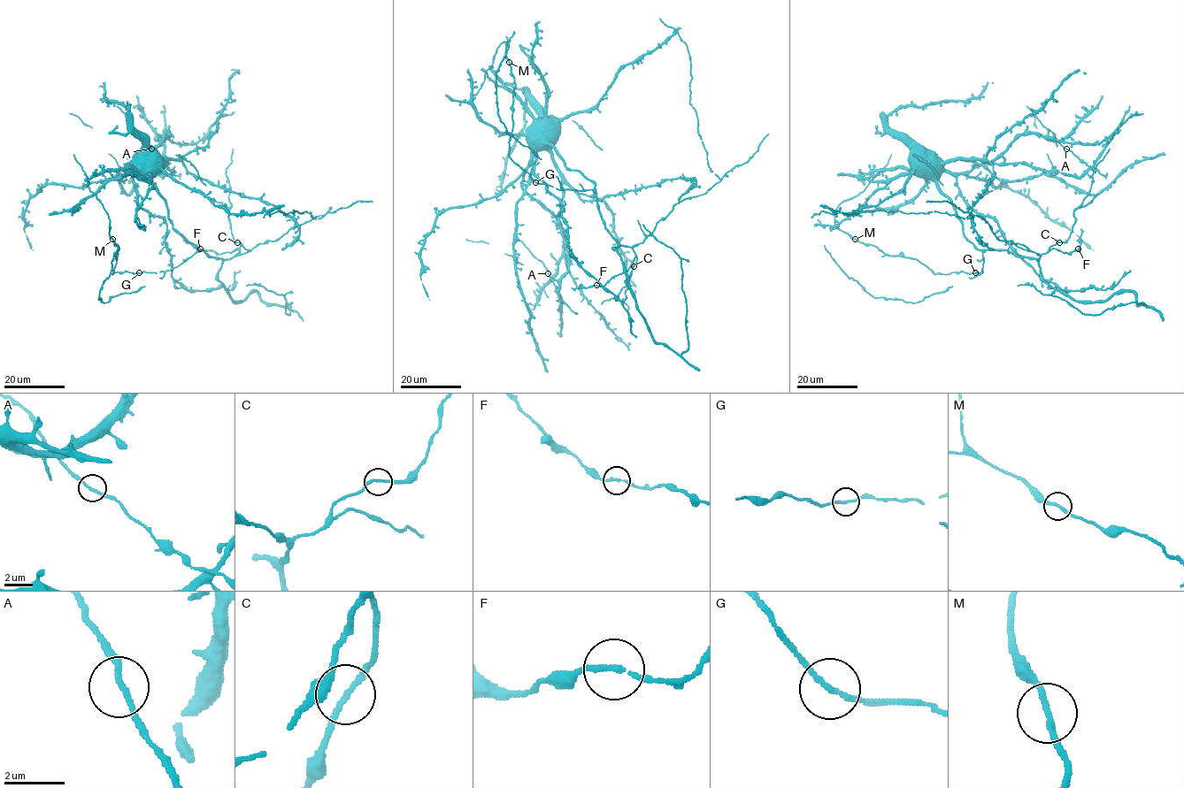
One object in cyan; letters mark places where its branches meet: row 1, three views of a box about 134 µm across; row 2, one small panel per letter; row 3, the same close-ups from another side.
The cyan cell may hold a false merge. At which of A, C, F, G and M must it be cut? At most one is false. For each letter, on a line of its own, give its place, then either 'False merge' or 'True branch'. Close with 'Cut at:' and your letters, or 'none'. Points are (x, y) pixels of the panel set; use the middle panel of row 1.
A: Place: (548, 273). True branch
C: Place: (634, 266). True branch
F: Place: (596, 285). True branch
G: Place: (535, 182). True branch
M: Place: (509, 62). True branch
Cut at: none

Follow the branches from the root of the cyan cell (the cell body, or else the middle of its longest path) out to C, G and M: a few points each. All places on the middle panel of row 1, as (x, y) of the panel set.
C: (537, 126), (538, 119), (565, 164), (595, 184), (605, 228), (633, 249), (634, 266)
G: (537, 126), (533, 114), (482, 68), (485, 73), (503, 42), (515, 82), (508, 156), (535, 182)
M: (537, 126), (533, 114), (482, 68), (485, 73), (503, 42), (506, 42), (505, 57), (509, 63)

